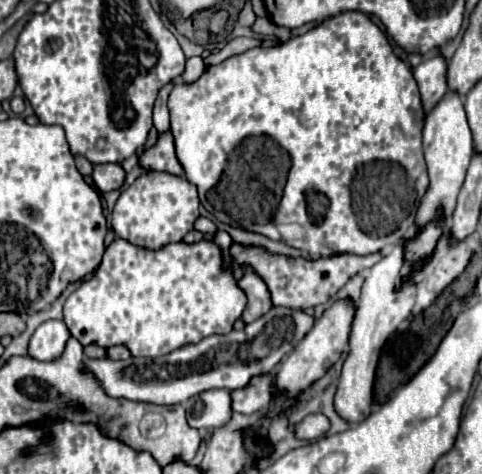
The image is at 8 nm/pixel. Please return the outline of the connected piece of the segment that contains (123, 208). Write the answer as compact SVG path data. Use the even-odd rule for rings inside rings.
M144 172L116 200L112 228L120 238L136 246L158 250L170 242L180 242L194 228L198 206L198 192L184 176L174 176L168 172Z

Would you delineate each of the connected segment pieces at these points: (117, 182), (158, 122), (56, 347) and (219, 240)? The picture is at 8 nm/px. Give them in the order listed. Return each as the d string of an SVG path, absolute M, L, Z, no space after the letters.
M98 164L94 166L94 172L92 172L92 180L100 192L110 192L120 188L124 182L124 176L126 172L120 164Z
M174 82L170 84L164 84L156 96L156 102L154 102L154 126L158 132L166 132L170 128L170 118L168 118L168 108L166 108L166 100L168 100L168 94L172 90Z
M48 320L38 326L28 344L28 356L36 360L54 360L62 354L70 332L62 320Z
M216 230L214 232L214 242L220 246L220 250L222 250L222 256L224 256L224 266L228 266L230 264L230 254L228 254L228 248L230 248L230 242L232 242L232 238L230 238L230 234L228 232L224 232L224 230Z

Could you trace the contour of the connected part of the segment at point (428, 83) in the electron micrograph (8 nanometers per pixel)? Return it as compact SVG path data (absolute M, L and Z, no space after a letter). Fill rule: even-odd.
M440 56L424 60L420 66L414 68L414 80L420 90L422 108L424 112L430 112L438 100L448 92L446 88L446 62Z

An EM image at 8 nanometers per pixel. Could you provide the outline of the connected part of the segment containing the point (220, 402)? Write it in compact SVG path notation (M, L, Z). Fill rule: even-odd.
M206 390L188 408L188 412L194 412L194 414L186 414L190 426L208 428L208 430L220 428L232 416L230 392L228 390Z

